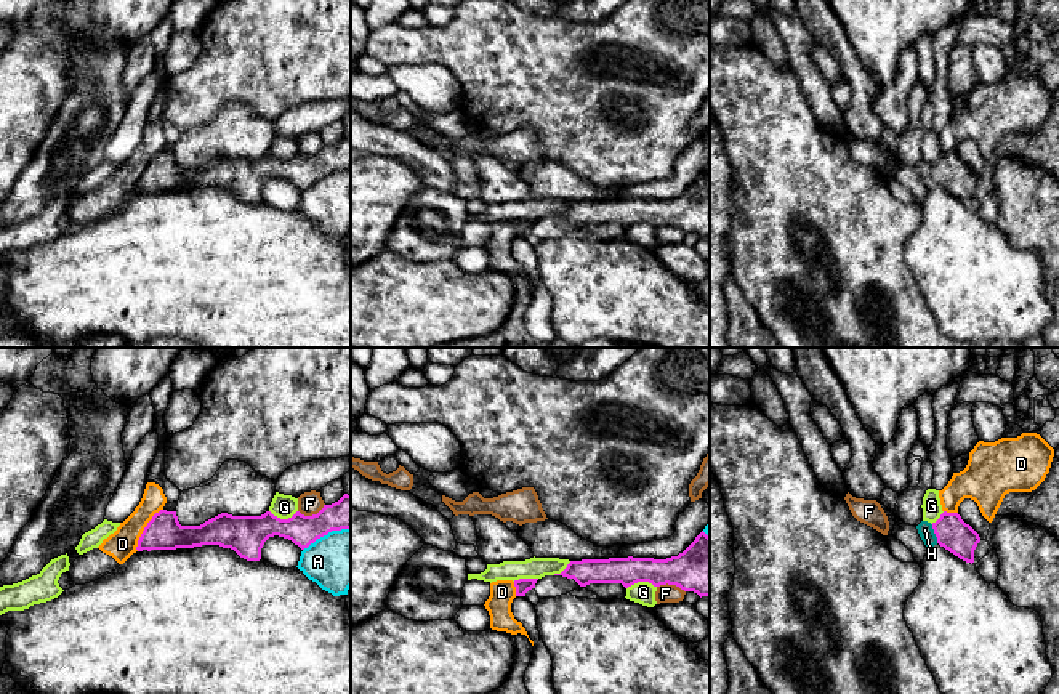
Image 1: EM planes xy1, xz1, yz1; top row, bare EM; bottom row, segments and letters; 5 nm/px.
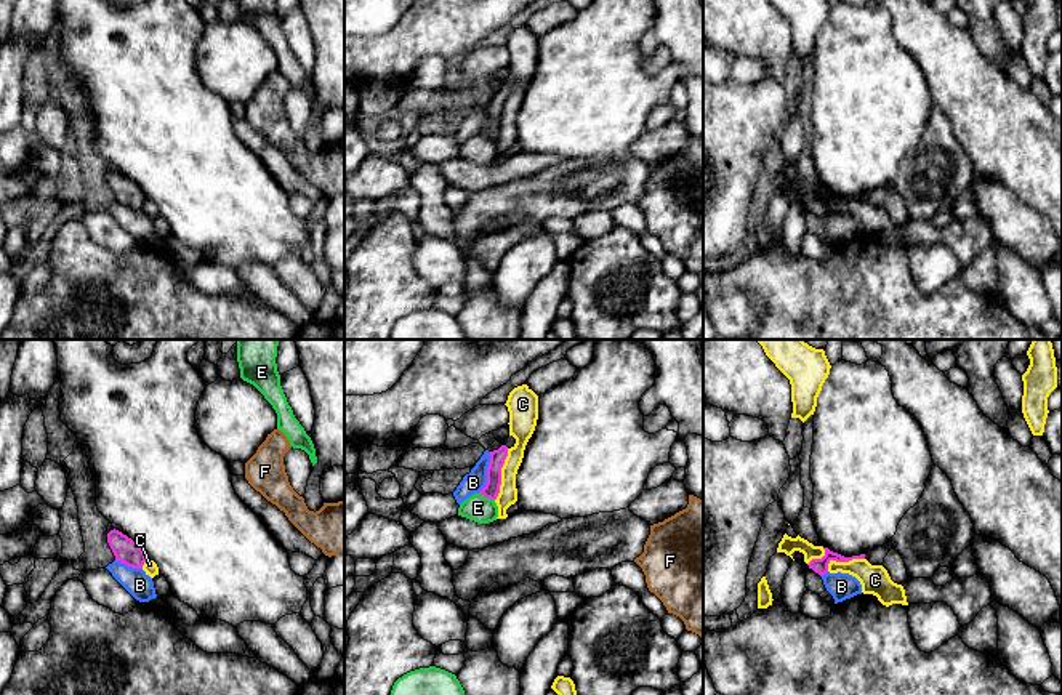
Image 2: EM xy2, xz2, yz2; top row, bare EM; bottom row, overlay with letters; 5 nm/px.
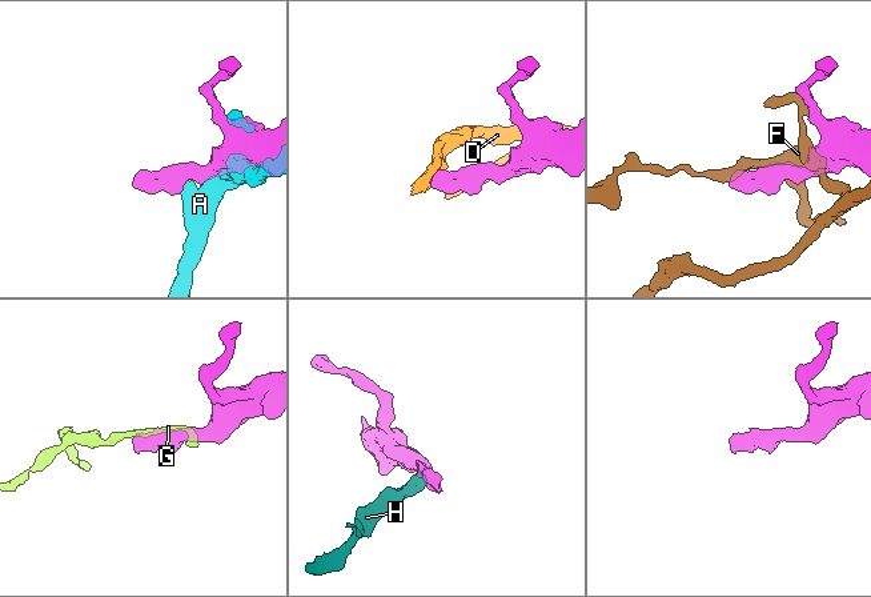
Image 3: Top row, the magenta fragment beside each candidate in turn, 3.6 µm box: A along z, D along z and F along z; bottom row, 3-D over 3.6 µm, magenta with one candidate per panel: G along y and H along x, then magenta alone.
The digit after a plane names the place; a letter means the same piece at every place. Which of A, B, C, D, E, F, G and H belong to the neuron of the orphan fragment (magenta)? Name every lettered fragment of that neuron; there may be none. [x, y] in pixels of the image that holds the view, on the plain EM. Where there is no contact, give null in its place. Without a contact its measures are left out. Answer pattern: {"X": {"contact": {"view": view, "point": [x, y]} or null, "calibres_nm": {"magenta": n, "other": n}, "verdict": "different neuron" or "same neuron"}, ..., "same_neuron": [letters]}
{"A": {"contact": {"view": "xy1", "point": [326, 175]}, "calibres_nm": {"magenta": 170, "other": 300}, "verdict": "different neuron"}, "B": {"contact": {"view": "xz2", "point": [487, 114]}, "calibres_nm": {"magenta": 80, "other": 110}, "verdict": "different neuron"}, "C": {"contact": {"view": "xz2", "point": [500, 116]}, "calibres_nm": {"magenta": 80, "other": 110}, "verdict": "different neuron"}, "D": {"contact": {"view": "xy1", "point": [144, 170]}, "calibres_nm": {"magenta": 180, "other": 150}, "verdict": "different neuron"}, "E": {"contact": {"view": "xz2", "point": [487, 138]}, "calibres_nm": {"magenta": 80, "other": 140}, "verdict": "different neuron"}, "F": {"contact": {"view": "xy1", "point": [313, 156]}, "calibres_nm": {"magenta": 170, "other": 120}, "verdict": "different neuron"}, "G": {"contact": {"view": "xz1", "point": [641, 221]}, "calibres_nm": {"magenta": 200, "other": 110}, "verdict": "different neuron"}, "H": {"contact": {"view": "yz1", "point": [936, 175]}, "calibres_nm": {"magenta": 170, "other": 80}, "verdict": "same neuron"}, "same_neuron": ["H"]}

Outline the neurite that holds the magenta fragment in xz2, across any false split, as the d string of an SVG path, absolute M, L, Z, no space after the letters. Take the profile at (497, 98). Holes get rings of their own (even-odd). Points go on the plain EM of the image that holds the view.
M501 86L498 91L490 93L490 104L487 109L487 125L479 133L485 139L497 141L501 127L501 109L508 98L508 88Z

